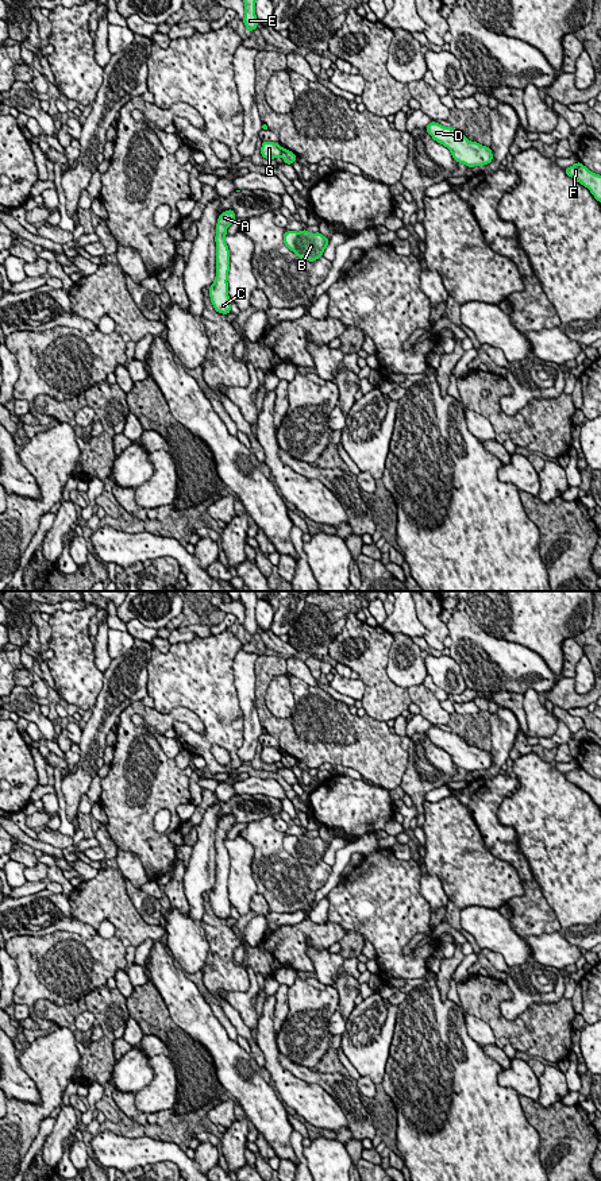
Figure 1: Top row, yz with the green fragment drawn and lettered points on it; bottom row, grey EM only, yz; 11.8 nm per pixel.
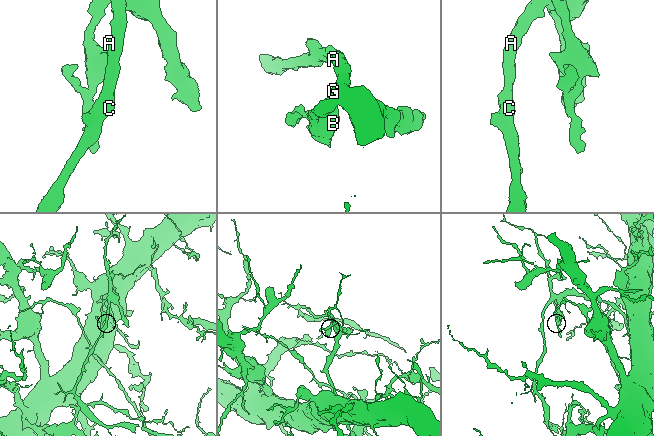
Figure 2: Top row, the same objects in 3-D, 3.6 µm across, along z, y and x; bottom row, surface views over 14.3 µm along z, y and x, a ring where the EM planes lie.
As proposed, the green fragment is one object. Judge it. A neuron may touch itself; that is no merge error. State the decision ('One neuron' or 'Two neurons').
Two neurons

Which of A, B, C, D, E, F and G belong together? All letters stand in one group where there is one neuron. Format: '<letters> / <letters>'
A C E G / B D F

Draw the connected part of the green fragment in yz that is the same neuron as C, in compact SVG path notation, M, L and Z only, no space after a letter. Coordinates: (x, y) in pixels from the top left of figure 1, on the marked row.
M228 209L217 217L216 224L216 277L209 286L211 302L217 313L228 314L231 312L231 300L228 296L228 271L230 271L230 250L224 240L227 227L235 220L235 212Z

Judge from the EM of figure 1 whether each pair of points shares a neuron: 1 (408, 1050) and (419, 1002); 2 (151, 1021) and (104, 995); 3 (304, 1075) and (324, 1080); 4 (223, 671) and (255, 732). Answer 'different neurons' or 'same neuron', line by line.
1: same neuron
2: different neurons
3: same neuron
4: different neurons

